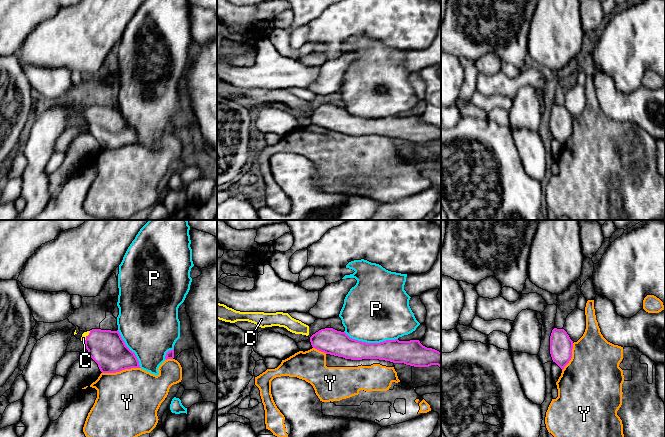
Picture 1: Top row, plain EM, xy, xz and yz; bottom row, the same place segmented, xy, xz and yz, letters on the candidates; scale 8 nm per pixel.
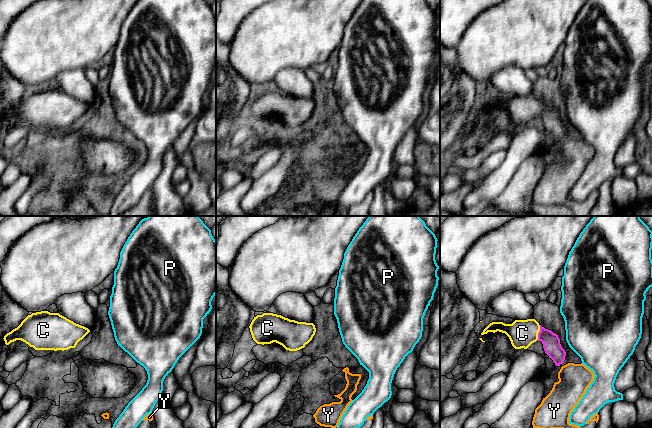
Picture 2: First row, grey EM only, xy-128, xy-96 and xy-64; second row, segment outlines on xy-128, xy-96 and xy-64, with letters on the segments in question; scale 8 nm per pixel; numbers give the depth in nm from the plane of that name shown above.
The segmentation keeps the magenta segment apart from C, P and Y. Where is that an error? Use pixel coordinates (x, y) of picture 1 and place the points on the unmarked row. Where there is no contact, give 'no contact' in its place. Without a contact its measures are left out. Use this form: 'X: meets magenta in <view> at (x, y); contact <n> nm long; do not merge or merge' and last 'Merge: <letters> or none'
C: meets magenta in xy at (86, 113); contact 110 nm long; merge
P: meets magenta in xz at (371, 119); contact 440 nm long; do not merge
Y: meets magenta in xy at (120, 146); contact 300 nm long; do not merge
Merge: C

